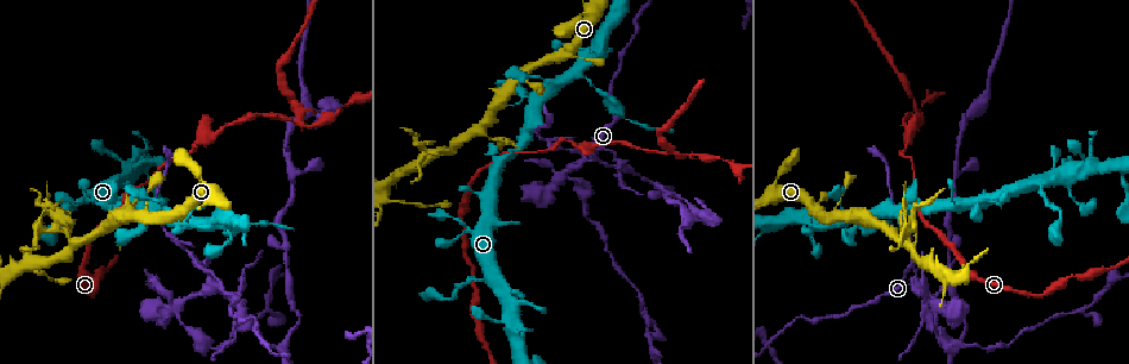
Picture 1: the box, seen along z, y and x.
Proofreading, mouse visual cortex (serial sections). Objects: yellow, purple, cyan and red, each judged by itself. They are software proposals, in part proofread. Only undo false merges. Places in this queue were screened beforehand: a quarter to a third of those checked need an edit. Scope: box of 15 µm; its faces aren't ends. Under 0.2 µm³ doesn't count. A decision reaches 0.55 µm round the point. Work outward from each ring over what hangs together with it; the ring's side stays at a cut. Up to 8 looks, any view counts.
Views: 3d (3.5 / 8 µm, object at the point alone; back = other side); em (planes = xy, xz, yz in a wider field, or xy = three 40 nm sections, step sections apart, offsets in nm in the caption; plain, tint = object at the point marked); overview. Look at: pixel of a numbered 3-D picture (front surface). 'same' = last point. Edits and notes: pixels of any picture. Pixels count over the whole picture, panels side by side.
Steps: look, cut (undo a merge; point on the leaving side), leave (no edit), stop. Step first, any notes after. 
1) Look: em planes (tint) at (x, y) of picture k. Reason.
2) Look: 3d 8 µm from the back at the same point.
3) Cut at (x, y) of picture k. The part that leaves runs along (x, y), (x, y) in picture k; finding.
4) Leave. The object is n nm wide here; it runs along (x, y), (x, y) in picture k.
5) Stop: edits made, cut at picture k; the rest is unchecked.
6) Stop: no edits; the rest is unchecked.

Look: 3d 8 µm at (1039, 183) of picture 1.

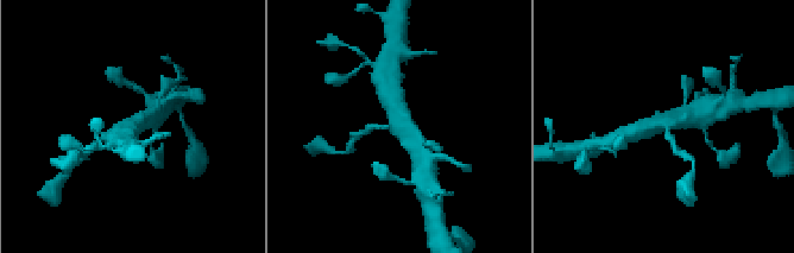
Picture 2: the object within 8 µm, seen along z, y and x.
Look: 3d 3.5 µm at (400, 123) of picture 2.

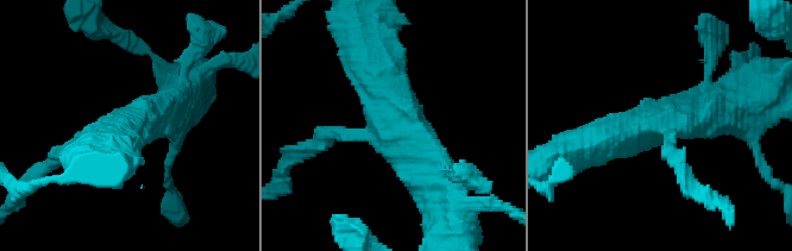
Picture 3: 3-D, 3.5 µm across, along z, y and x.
Leave. It runs along (374, 61), (398, 127), (439, 192) in picture 3; continuous, no second cell.

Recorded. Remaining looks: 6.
Look: 3d 3.5 µm at (72, 248) of picture 1. Sudden change in width.

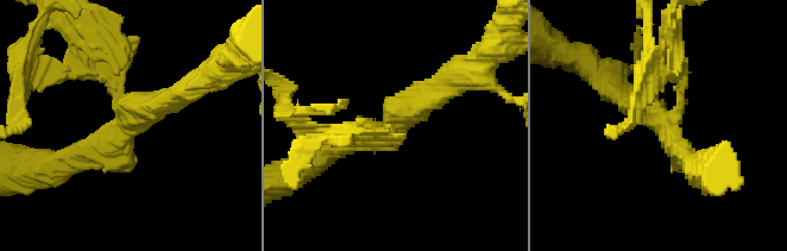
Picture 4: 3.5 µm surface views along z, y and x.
Look: em planes (plain) at (125, 128) of picture 4. 3 arms meet here; the arms are 150, 250, 300 nm wide; shape alone is not enough.

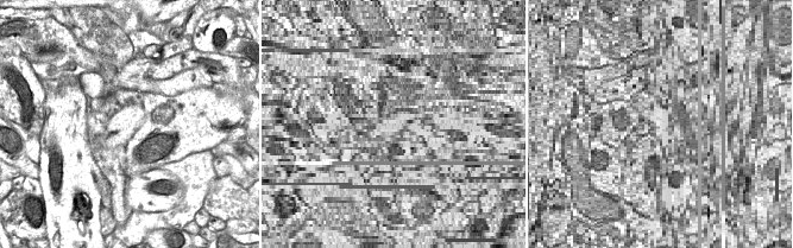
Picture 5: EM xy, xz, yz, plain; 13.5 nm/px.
Look: em planes (tint) at the same point.

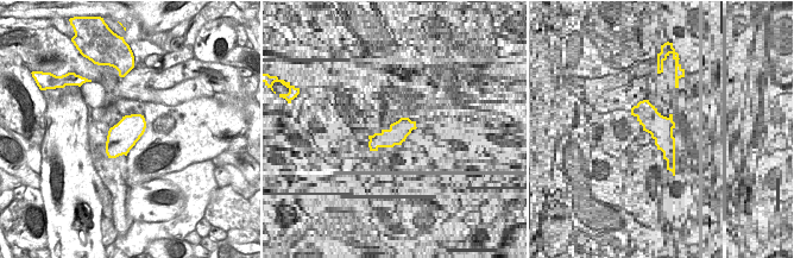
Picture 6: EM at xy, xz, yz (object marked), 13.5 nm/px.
Cut at (117, 68) of picture 4. The part that leaves runs along (117, 102), (80, 23) in picture 4; two cells meet here.

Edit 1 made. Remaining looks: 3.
Look: 3d 8 µm at (575, 72) of picture 1.

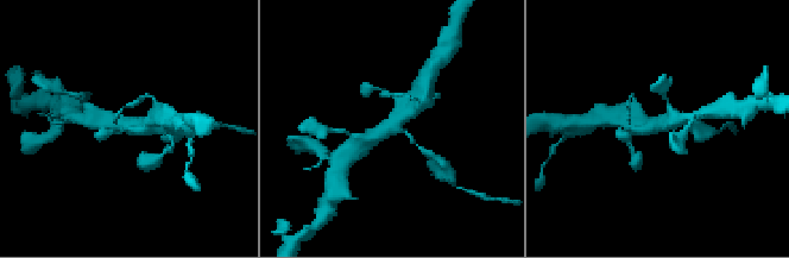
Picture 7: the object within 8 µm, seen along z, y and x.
Look: em xy step 1 (tint) at (123, 123) of picture 7. 3 arms meet here; the arms are 150, 450, 450 nm wide.

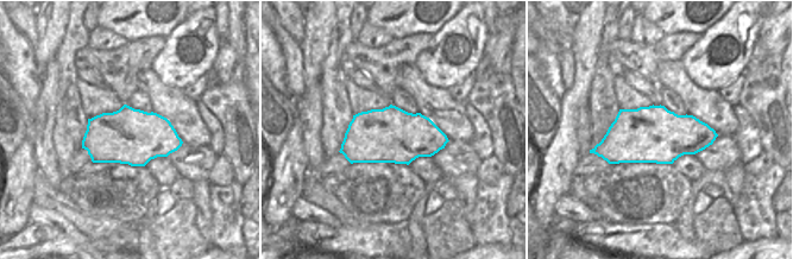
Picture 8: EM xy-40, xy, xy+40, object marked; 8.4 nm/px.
Leave. All the same cell.

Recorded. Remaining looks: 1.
Stop: edits made, cut at picture 4; the rest is unchecked.

